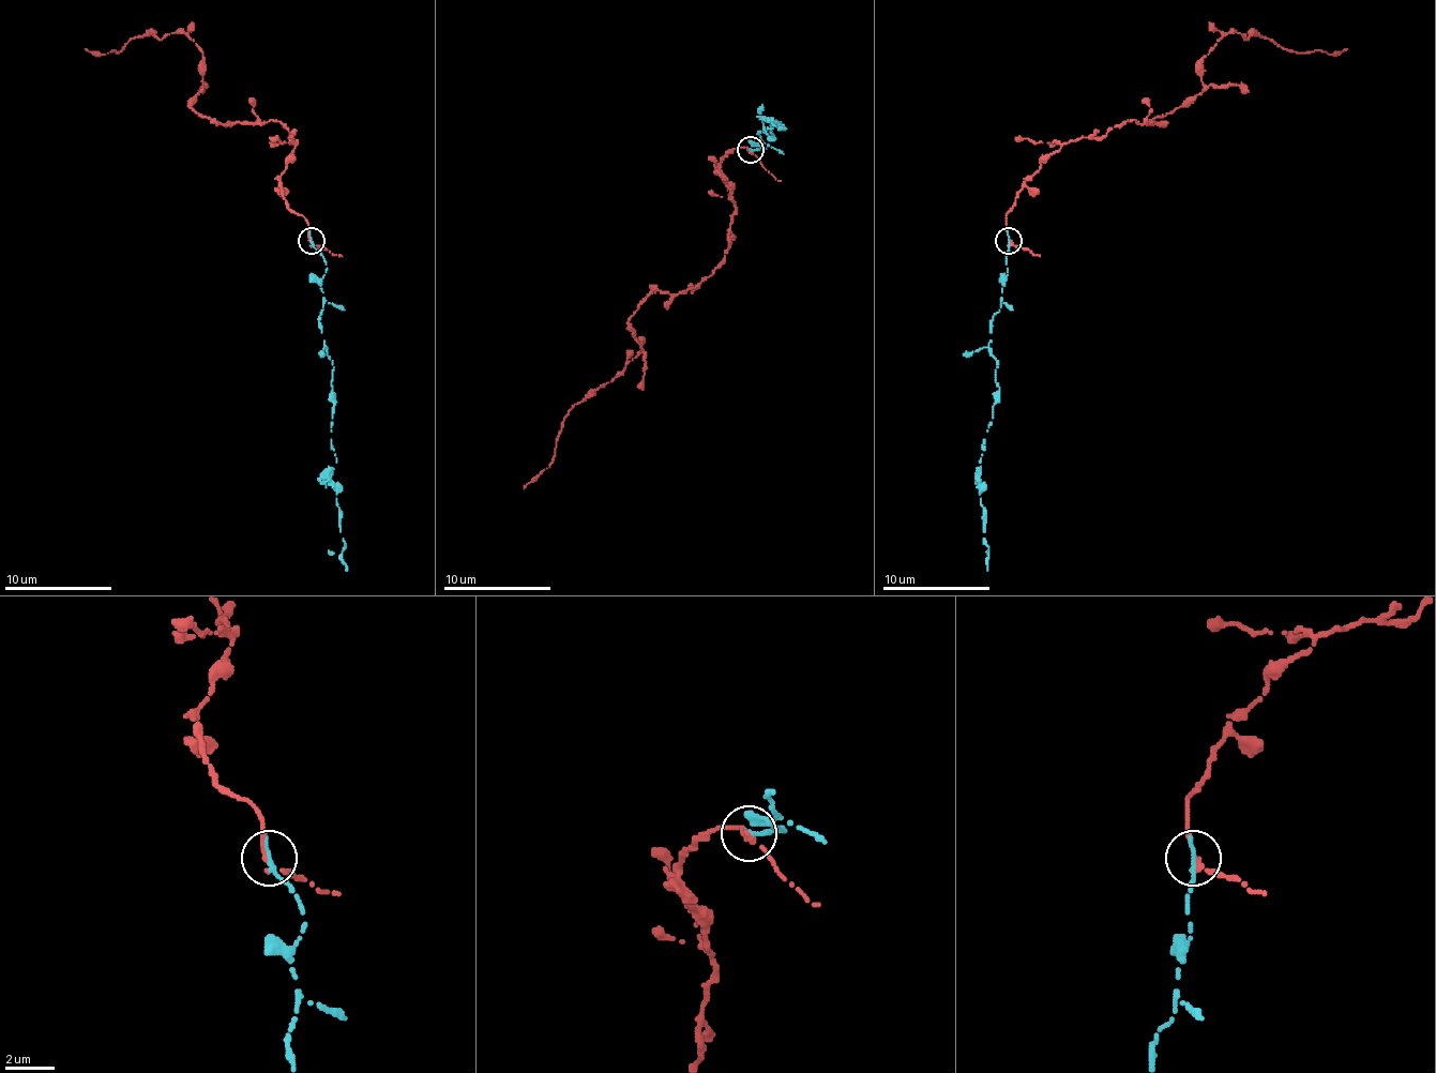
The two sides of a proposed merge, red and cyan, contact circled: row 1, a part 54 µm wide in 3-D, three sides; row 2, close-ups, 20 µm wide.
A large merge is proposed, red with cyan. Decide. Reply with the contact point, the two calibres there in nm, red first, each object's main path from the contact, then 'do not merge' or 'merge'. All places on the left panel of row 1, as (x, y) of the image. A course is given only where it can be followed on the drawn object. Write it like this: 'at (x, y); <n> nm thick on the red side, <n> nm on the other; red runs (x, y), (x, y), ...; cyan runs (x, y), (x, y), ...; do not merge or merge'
at (311, 240); 200 nm thick on the red side, 220 nm on the other; red runs (312, 241), (280, 177), (296, 141), (274, 120), (189, 107), (201, 50), (183, 32), (84, 48); cyan runs (312, 241), (328, 268), (319, 286), (319, 323), (333, 361), (330, 443), (335, 457), (330, 475), (346, 570); merge

